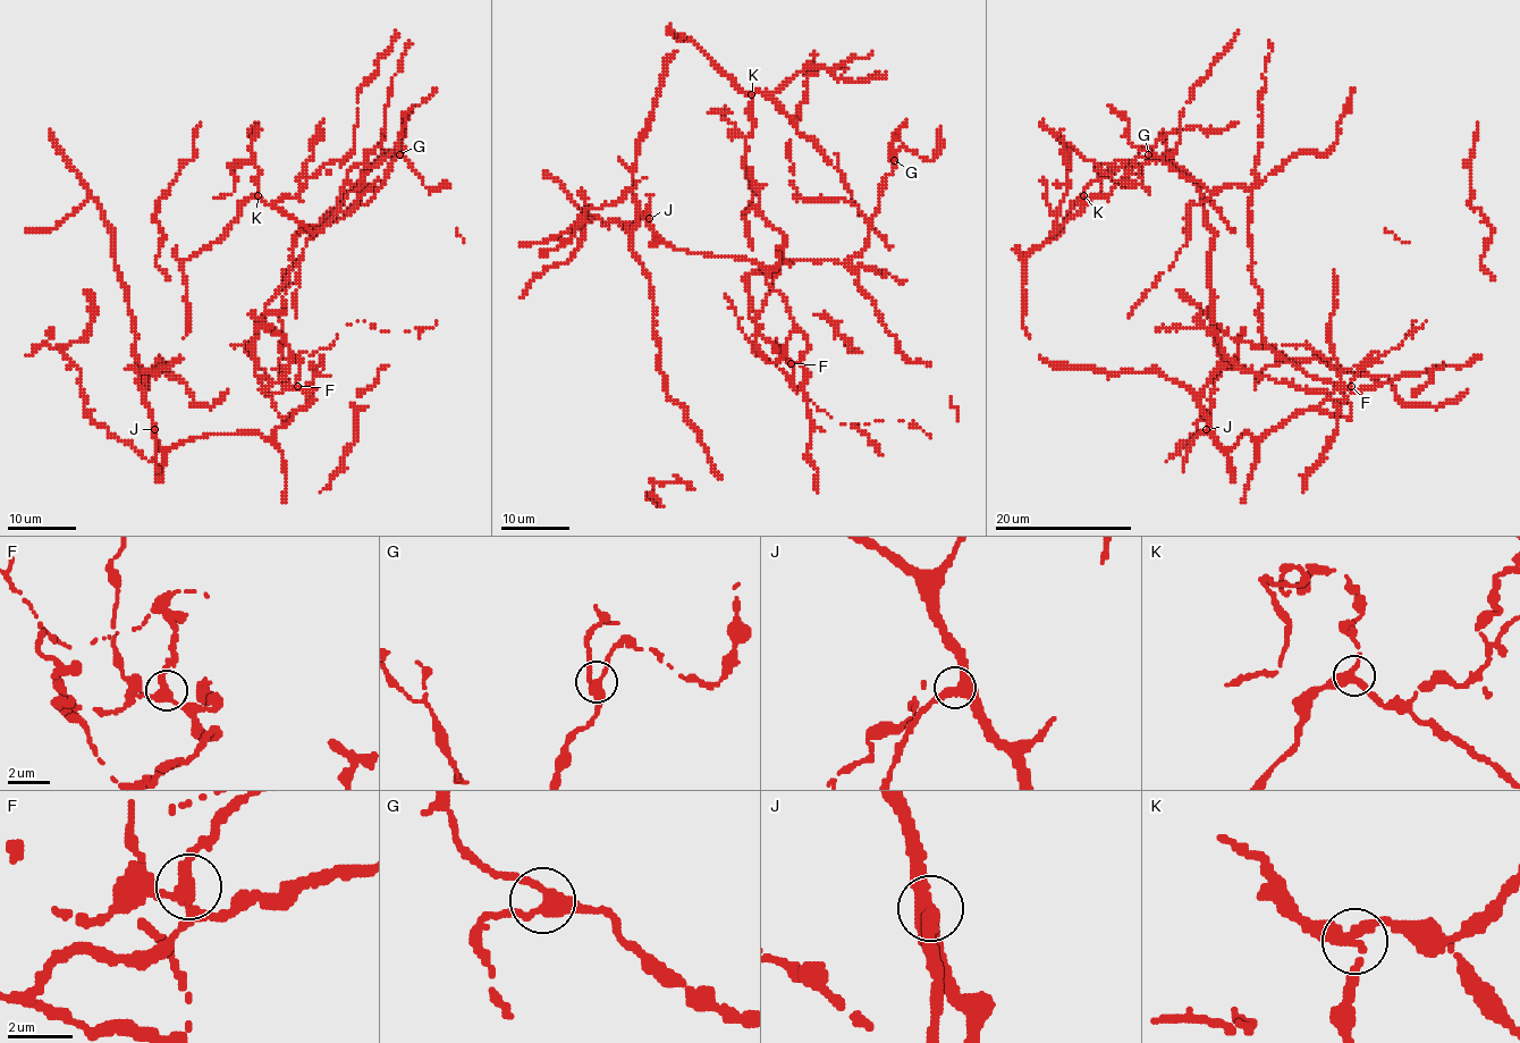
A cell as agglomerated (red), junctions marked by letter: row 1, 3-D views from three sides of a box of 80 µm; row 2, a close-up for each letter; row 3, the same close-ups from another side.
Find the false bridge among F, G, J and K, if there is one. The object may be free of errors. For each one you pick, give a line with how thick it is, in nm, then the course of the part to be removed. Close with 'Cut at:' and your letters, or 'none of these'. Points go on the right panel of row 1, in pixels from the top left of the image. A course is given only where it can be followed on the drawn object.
F: 320 nm
Cut at: F

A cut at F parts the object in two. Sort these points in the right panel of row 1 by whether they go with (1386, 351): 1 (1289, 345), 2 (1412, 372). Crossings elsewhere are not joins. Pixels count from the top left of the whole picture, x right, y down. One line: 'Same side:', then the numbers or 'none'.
Same side: 1

